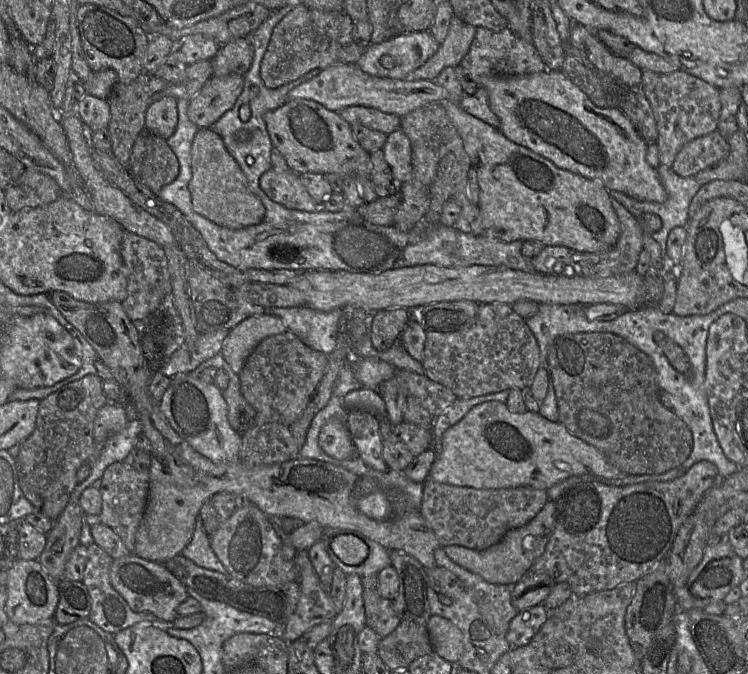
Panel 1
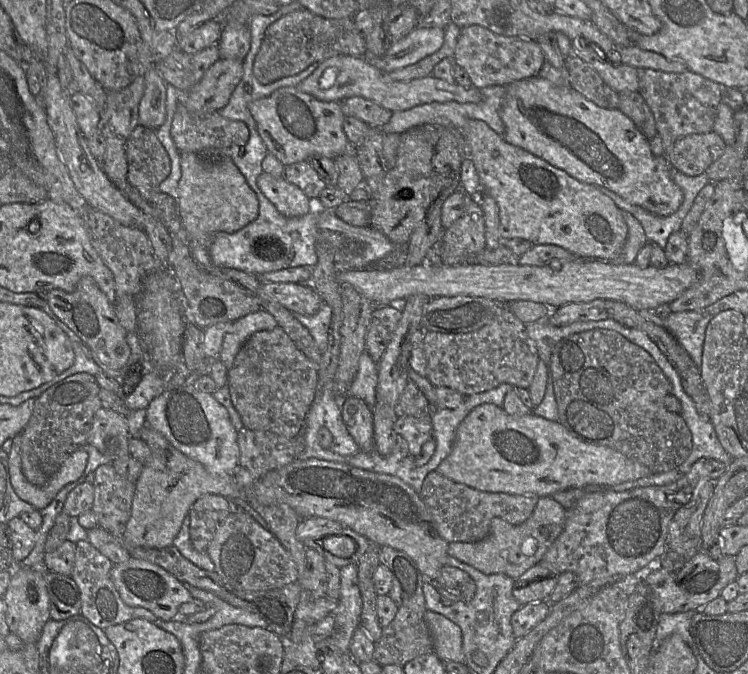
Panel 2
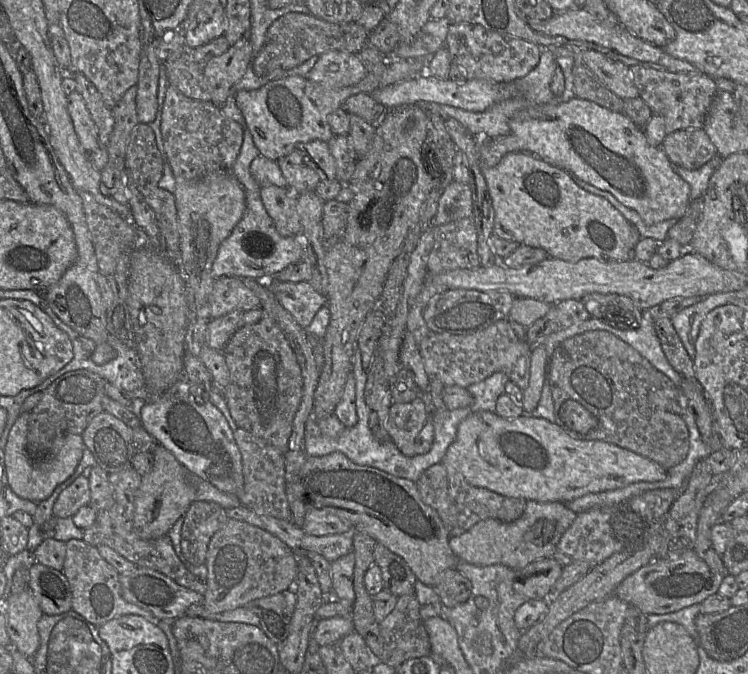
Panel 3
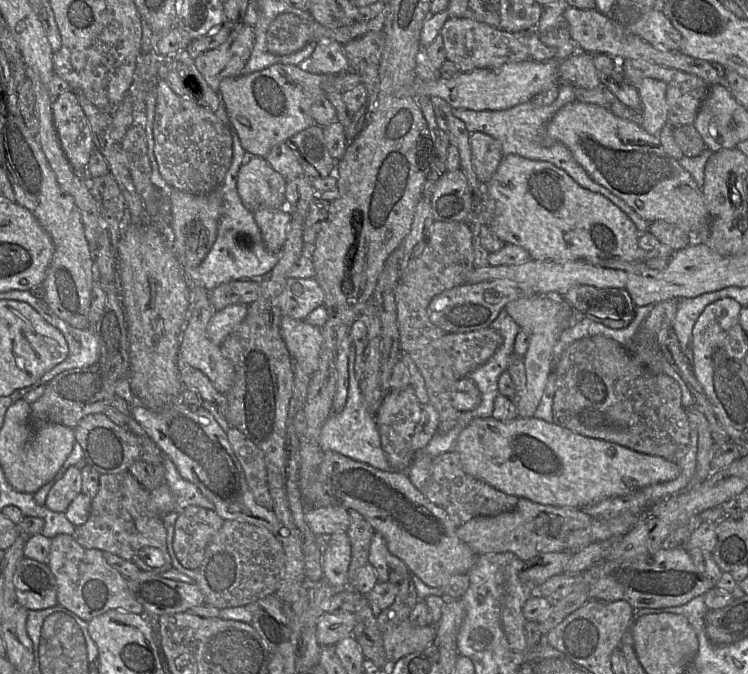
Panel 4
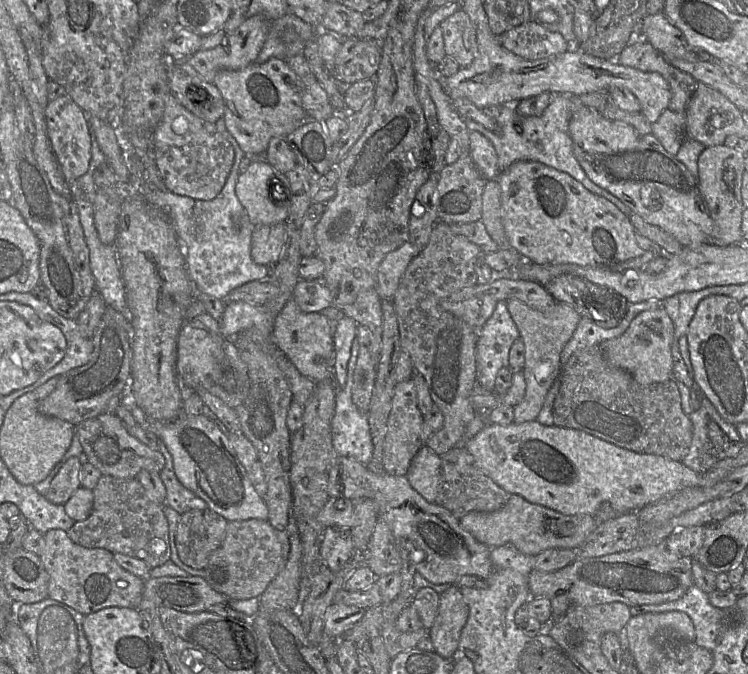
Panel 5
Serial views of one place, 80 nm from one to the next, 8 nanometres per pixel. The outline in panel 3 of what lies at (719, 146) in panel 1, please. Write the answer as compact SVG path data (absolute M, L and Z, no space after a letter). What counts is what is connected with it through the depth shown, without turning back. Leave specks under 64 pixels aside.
M703 129L666 134L661 148L673 165L687 170L699 169L716 155L716 148Z

